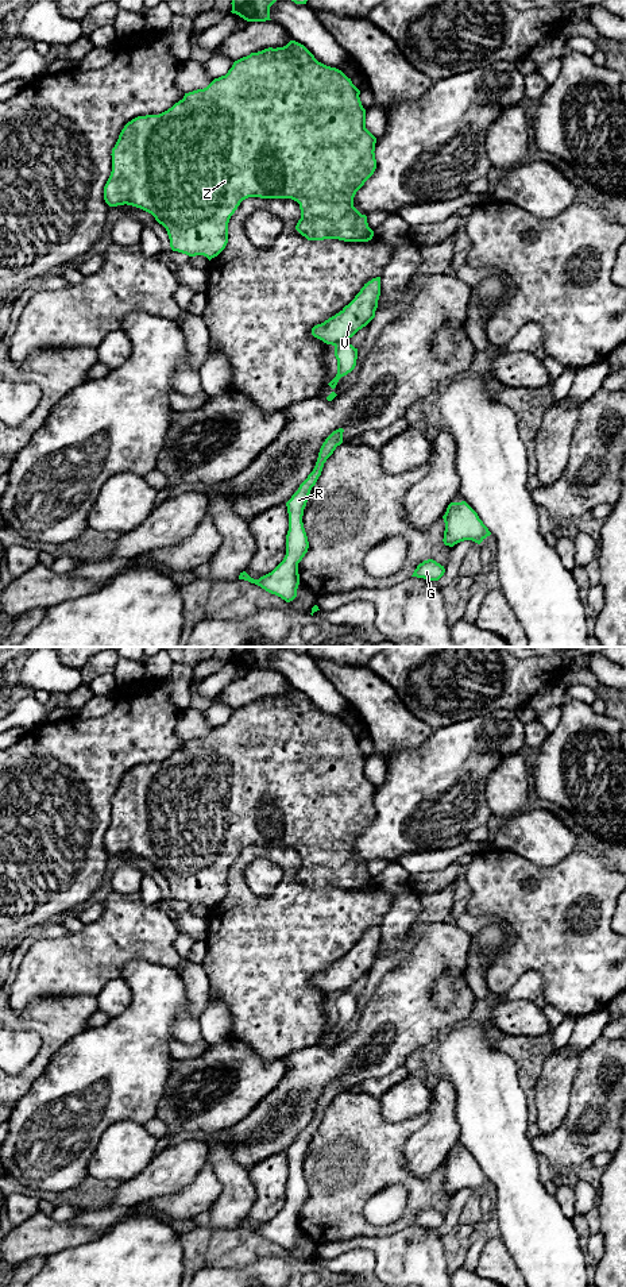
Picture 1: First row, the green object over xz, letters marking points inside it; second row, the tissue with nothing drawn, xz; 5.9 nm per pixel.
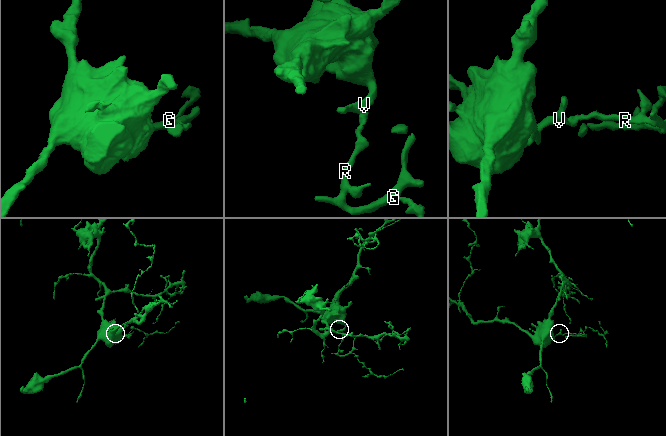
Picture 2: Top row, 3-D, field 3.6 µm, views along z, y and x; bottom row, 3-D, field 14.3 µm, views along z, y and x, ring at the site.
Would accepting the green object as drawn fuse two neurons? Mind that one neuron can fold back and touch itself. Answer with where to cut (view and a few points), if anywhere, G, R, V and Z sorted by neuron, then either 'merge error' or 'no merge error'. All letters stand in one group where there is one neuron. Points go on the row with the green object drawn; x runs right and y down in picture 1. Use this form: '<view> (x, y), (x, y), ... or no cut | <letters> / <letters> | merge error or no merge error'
xz (344, 340), (335, 347) | G R / V Z | merge error

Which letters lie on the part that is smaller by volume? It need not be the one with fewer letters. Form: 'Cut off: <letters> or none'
Cut off: G, R

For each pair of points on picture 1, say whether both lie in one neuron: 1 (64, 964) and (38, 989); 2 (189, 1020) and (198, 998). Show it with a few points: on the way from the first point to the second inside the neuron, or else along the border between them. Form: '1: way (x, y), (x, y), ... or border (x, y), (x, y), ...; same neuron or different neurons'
1: way (57, 970), (45, 982); same neuron
2: way (190, 1014), (197, 1004); same neuron

